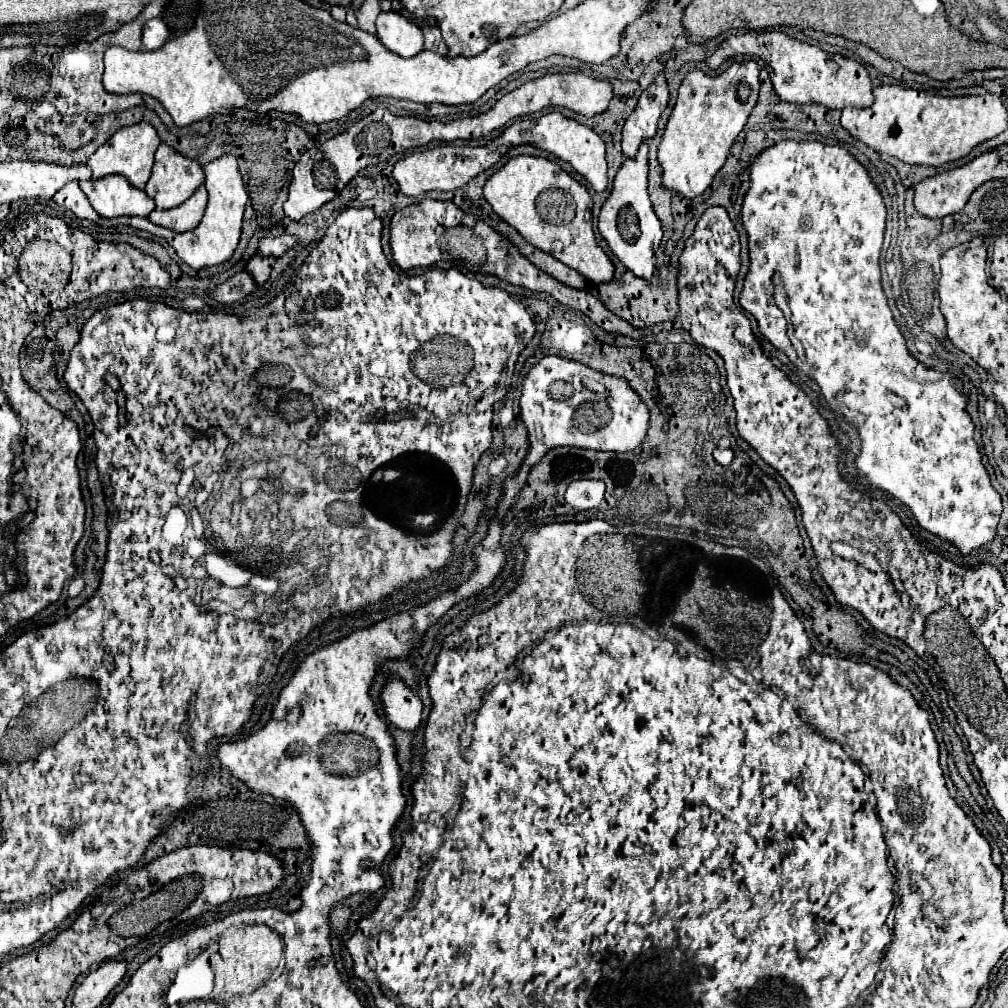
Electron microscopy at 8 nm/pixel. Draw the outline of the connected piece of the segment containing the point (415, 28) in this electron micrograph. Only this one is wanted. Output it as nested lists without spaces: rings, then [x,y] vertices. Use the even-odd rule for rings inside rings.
[[[396,10],[382,12],[376,20],[376,26],[378,26],[378,38],[382,40],[382,44],[386,44],[388,50],[404,58],[416,56],[418,52],[424,50],[422,28],[408,16]]]

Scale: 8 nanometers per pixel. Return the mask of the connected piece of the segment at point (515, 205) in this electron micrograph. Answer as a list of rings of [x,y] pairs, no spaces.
[[[542,156],[510,158],[484,184],[484,198],[504,222],[514,226],[536,248],[578,270],[594,284],[612,280],[614,264],[596,244],[590,192],[556,162]]]

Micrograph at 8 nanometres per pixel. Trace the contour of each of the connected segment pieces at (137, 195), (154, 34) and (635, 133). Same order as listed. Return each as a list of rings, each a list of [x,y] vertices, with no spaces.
[[[106,176],[100,180],[80,182],[82,192],[92,208],[104,218],[118,216],[148,216],[154,210],[154,200],[144,190],[132,188],[124,176]]]
[[[154,18],[144,26],[144,34],[142,34],[144,50],[162,48],[168,42],[168,38],[170,38],[170,30],[160,18]]]
[[[658,74],[654,84],[640,96],[638,106],[622,128],[622,152],[634,158],[640,144],[656,134],[658,120],[668,106],[668,86],[664,74]]]

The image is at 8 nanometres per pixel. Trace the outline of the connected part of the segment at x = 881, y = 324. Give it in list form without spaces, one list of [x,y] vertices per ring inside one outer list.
[[[786,140],[766,148],[750,166],[750,190],[744,198],[742,222],[748,230],[750,265],[740,294],[740,306],[758,320],[760,332],[788,356],[788,322],[774,304],[772,284],[776,272],[782,276],[792,308],[794,334],[804,350],[798,354],[790,350],[790,360],[818,382],[826,402],[862,438],[862,452],[856,458],[858,472],[862,472],[870,484],[906,502],[920,528],[958,546],[962,554],[970,554],[992,542],[1002,502],[982,466],[974,442],[974,424],[966,412],[968,400],[956,386],[952,374],[926,368],[908,354],[906,342],[882,292],[878,258],[884,240],[886,206],[866,168],[840,146]]]

